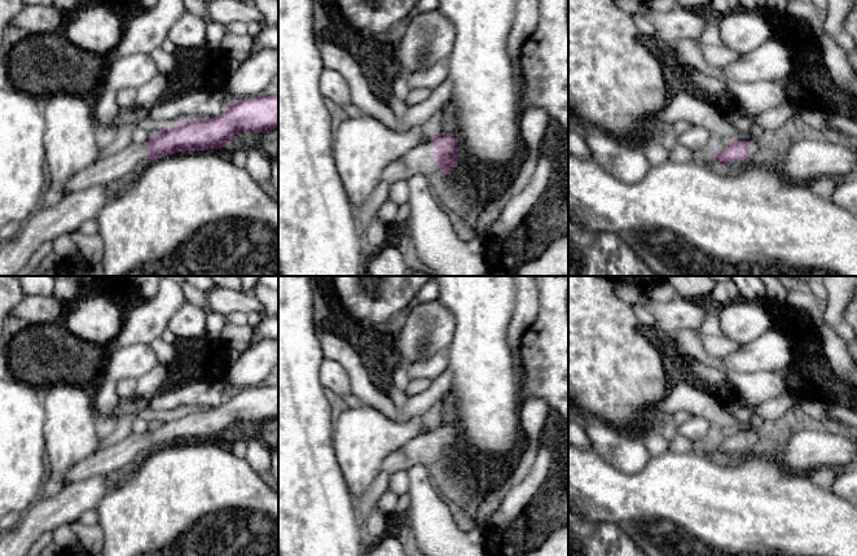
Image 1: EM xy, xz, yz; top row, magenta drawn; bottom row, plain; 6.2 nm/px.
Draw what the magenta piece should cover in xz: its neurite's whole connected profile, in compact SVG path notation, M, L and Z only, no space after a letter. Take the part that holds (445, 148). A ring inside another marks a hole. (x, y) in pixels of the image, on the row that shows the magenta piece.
M449 131L432 135L430 141L419 141L394 166L396 176L408 180L416 174L440 179L458 163L458 143Z

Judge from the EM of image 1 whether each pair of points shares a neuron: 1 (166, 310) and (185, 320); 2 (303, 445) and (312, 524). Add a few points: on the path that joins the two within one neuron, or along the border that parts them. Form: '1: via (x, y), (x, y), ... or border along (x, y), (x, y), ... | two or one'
1: border along (185, 301), (172, 315), (167, 327) | two
2: via (303, 464), (303, 504) | one

